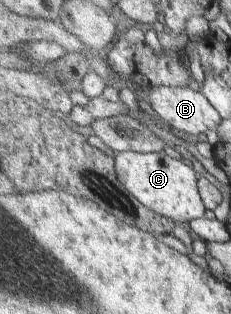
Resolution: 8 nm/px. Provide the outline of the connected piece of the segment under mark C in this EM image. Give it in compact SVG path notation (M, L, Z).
M163 151L119 152L115 153L115 159L119 181L143 206L181 224L204 218L207 207L200 195L200 179L197 179L195 169L185 159L169 157Z

